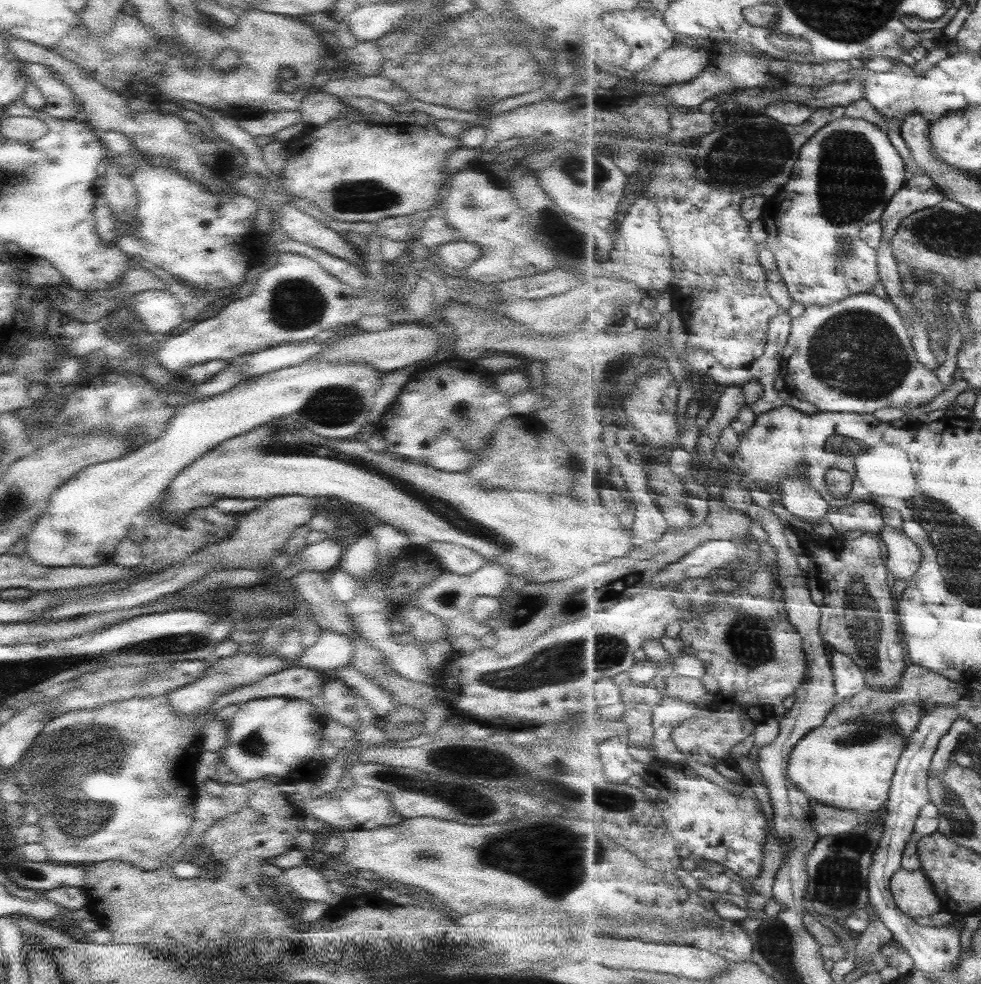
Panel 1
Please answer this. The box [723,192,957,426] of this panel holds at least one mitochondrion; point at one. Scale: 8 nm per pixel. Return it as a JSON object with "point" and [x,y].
{"point":[856,352]}

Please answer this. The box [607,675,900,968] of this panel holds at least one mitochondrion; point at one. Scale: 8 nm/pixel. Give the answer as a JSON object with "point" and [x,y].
{"point":[839,879]}

